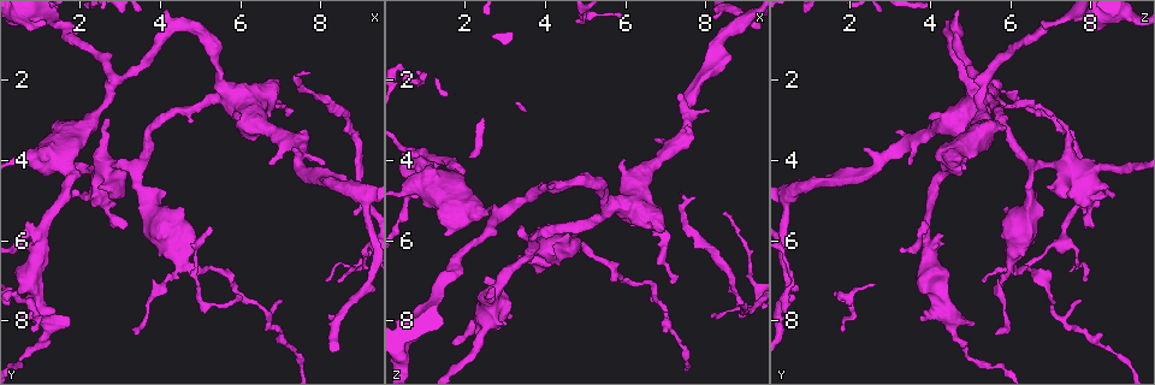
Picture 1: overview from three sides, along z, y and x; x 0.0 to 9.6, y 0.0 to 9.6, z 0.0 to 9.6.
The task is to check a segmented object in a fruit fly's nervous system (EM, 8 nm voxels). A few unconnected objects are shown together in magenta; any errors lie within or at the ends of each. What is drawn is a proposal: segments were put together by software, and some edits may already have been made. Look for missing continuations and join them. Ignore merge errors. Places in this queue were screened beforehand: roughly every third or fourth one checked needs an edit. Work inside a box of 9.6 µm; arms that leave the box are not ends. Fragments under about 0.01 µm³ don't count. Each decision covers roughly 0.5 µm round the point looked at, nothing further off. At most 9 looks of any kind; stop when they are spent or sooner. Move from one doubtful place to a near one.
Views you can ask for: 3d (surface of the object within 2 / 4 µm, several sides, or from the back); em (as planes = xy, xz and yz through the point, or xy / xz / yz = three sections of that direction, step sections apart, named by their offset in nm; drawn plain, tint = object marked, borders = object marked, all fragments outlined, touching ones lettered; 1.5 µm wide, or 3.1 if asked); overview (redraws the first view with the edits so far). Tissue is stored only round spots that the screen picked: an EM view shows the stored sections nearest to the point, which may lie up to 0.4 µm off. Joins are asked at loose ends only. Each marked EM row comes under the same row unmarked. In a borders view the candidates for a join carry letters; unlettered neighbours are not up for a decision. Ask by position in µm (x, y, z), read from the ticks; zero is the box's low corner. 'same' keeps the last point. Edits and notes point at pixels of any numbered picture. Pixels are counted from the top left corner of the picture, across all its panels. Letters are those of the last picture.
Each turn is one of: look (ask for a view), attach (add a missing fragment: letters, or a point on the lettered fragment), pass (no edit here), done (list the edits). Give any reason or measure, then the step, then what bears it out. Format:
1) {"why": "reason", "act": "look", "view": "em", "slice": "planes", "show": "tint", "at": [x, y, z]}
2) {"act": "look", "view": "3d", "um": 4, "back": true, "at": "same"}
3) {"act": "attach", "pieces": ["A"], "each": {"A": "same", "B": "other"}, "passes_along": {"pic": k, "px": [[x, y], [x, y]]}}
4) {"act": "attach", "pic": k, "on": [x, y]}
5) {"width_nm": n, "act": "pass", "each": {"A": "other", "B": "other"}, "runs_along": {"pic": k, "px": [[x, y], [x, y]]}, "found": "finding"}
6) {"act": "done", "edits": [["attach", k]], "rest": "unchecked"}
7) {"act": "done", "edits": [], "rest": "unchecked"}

{"why": "branch stops here", "act": "look", "view": "em", "slice": "planes", "show": "borders", "at": [8.10, 6.95, 7.90]}

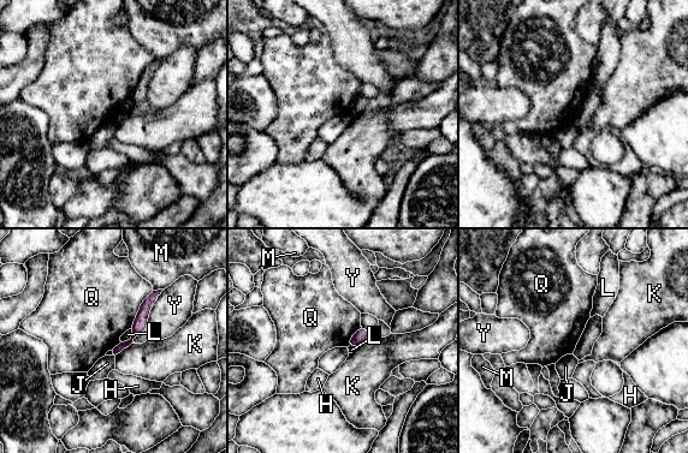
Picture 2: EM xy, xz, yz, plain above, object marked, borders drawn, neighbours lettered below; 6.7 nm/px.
{"longest_contact_nm": ["Q", 300], "act": "pass", "each": {"H": "other", "J": "other", "K": "other", "L": "other", "M": "other", "Q": "other", "Y": "other"}, "runs_along": {"pic": 2, "px": [[155, 293], [134, 337], [117, 350]]}, "found": "no lettered fragment goes on from it"}

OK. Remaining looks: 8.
{"why": "tapers out", "act": "look", "view": "3d", "um": 2, "at": [8.45, 7.05, 5.30]}

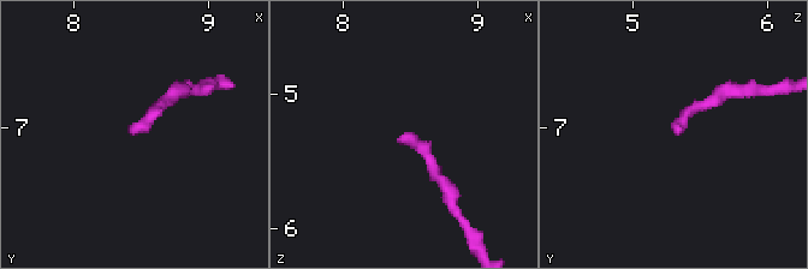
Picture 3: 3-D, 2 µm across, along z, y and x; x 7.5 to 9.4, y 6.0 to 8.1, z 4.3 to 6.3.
{"act": "look", "view": "em", "slice": "yz", "step": 8, "show": "borders", "at": [8.42, 7.04, 5.30]}

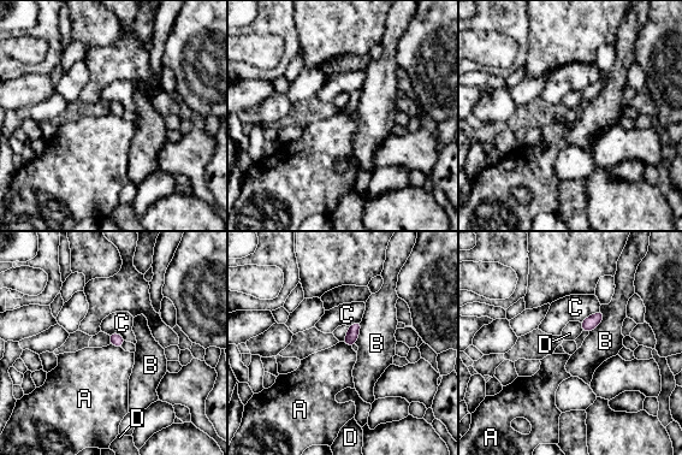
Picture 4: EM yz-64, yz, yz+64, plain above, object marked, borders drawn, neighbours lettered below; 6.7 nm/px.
{"act": "look", "view": "em", "slice": "planes", "show": "borders", "at": "same"}

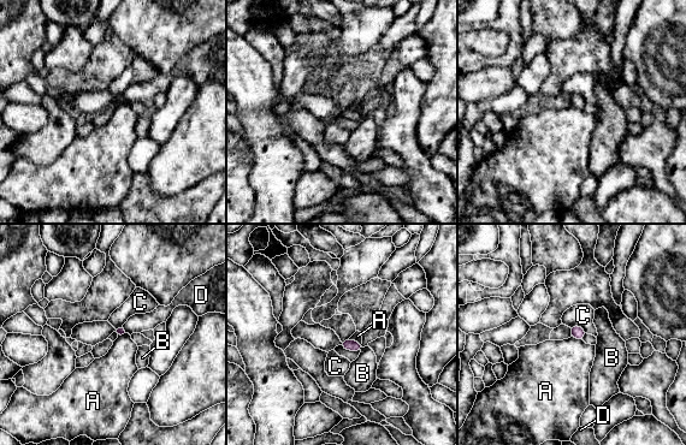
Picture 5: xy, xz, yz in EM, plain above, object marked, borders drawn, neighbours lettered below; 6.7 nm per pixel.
{"act": "pass", "each": {"A": "other", "B": "other", "C": "other", "D": "other"}, "border": {"pic": 5, "px": [[349, 338], [361, 343]]}, "found": "none of them fits"}

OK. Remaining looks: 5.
{"why": "tapers out", "act": "look", "view": "3d", "um": 2, "at": [0.75, 8.25, 1.85]}

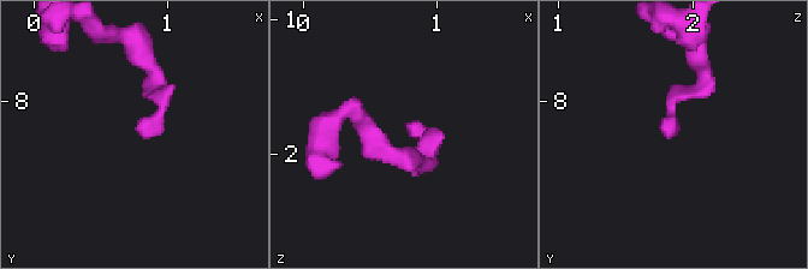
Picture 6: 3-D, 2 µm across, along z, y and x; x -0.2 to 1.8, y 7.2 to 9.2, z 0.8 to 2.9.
{"why": "need the tissue", "act": "look", "view": "em", "slice": "planes", "show": "borders", "at": [0.78, 8.22, 1.86]}

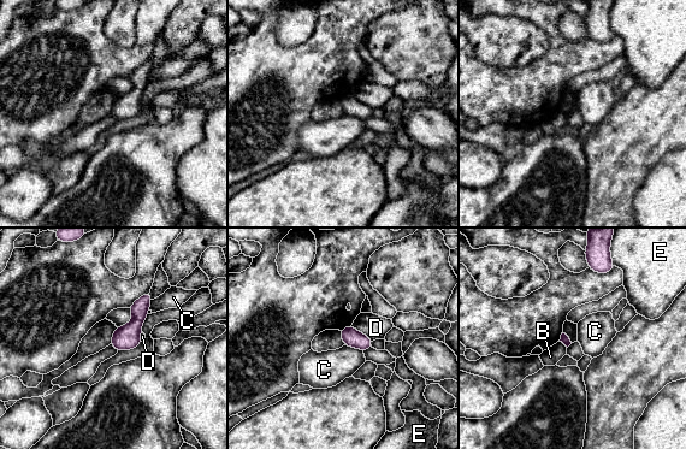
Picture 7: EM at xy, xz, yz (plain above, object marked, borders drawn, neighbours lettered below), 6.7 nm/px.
{"act": "pass", "each": {"B": "other", "C": "other", "D": "other", "E": "other"}, "border": {"pic": 7, "px": [[344, 344], [356, 347], [362, 352]]}, "found": "none of them fits"}

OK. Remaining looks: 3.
{"why": "an open end", "act": "look", "view": "em", "slice": "xz", "step": 4, "show": "tint", "at": [7.20, 2.85, 7.05]}

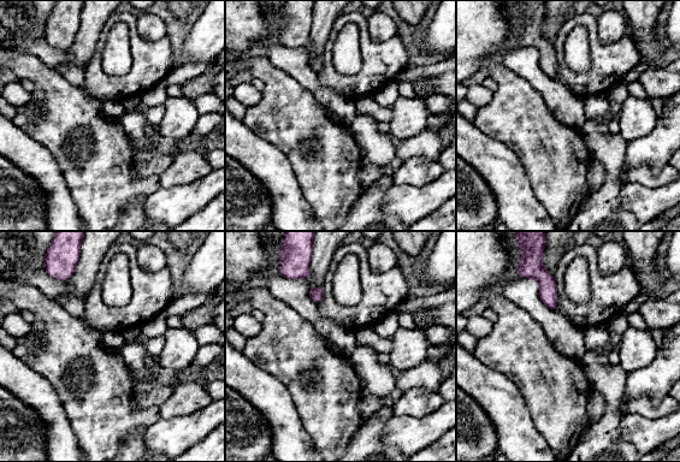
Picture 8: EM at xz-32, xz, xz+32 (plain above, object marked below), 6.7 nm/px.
{"act": "look", "view": "em", "slice": "planes", "show": "borders", "at": "same"}

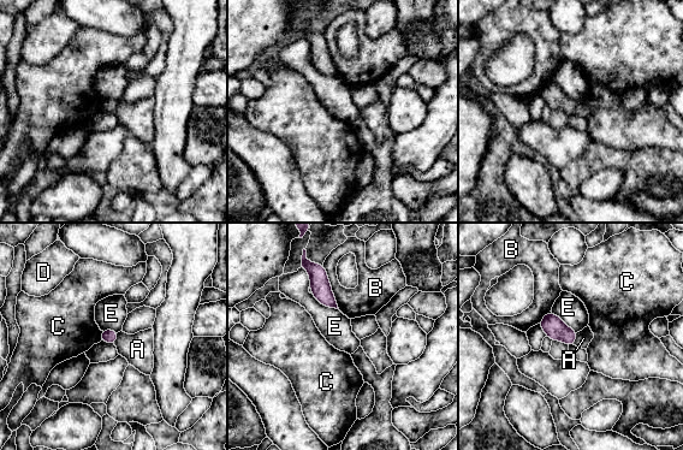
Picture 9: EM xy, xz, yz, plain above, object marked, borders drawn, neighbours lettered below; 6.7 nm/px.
{"longest_contact_nm": ["B", 320], "act": "pass", "each": {"A": "other", "B": "other", "C": "other", "D": "other", "E": "other"}, "border": {"pic": 9, "px": [[577, 332], [572, 344]]}, "found": "none of them fits"}

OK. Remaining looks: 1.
{"act": "done", "edits": [], "rest": "unchecked"}

